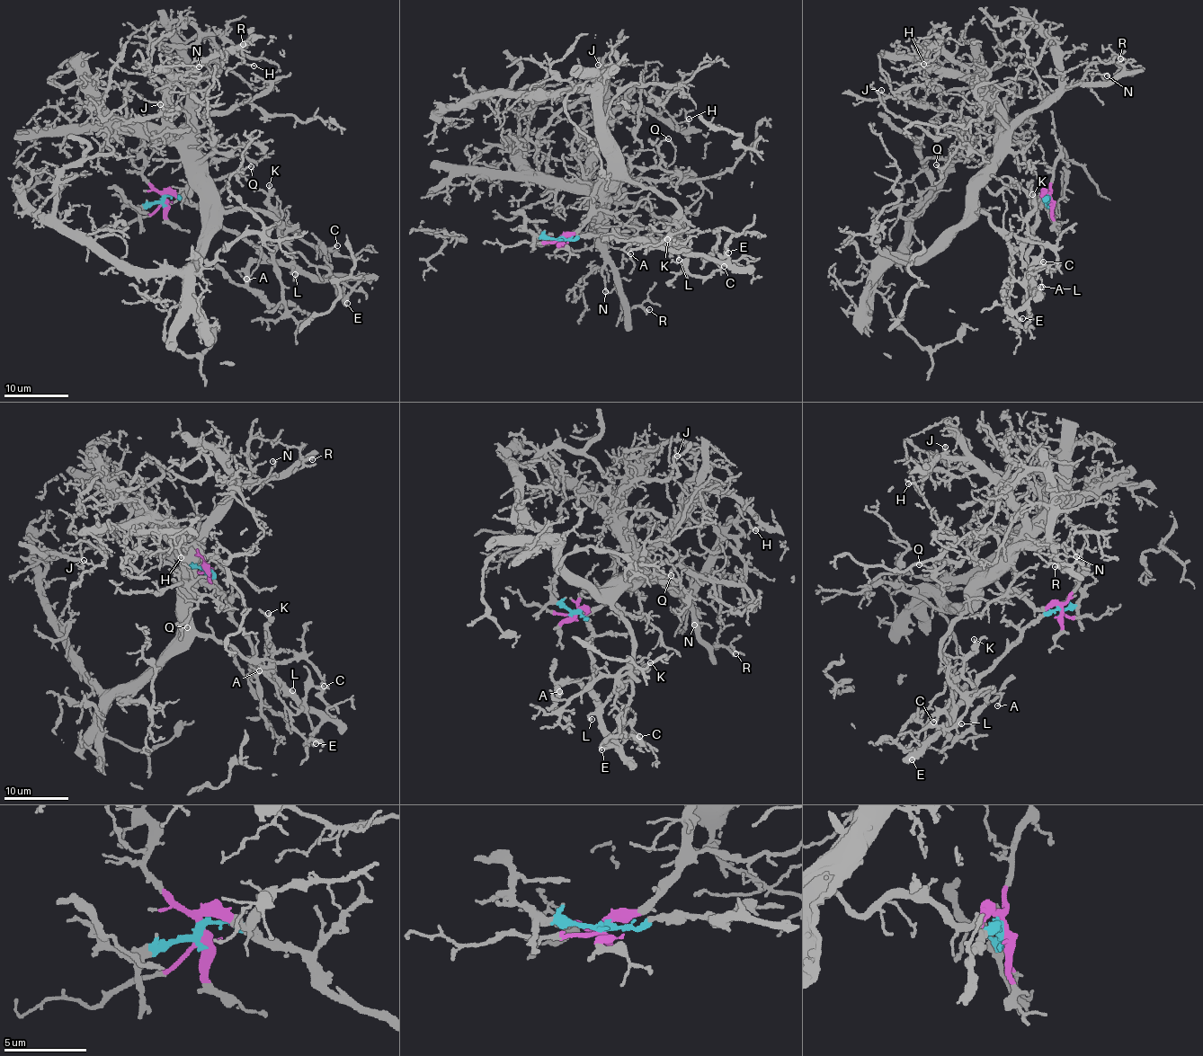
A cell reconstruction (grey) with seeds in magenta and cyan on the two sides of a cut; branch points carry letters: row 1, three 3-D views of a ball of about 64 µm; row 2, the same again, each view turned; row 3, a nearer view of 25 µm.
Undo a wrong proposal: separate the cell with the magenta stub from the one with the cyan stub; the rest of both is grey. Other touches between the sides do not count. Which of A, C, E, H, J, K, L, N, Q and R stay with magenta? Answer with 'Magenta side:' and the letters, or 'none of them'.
Magenta side: H, J, N, Q, R

